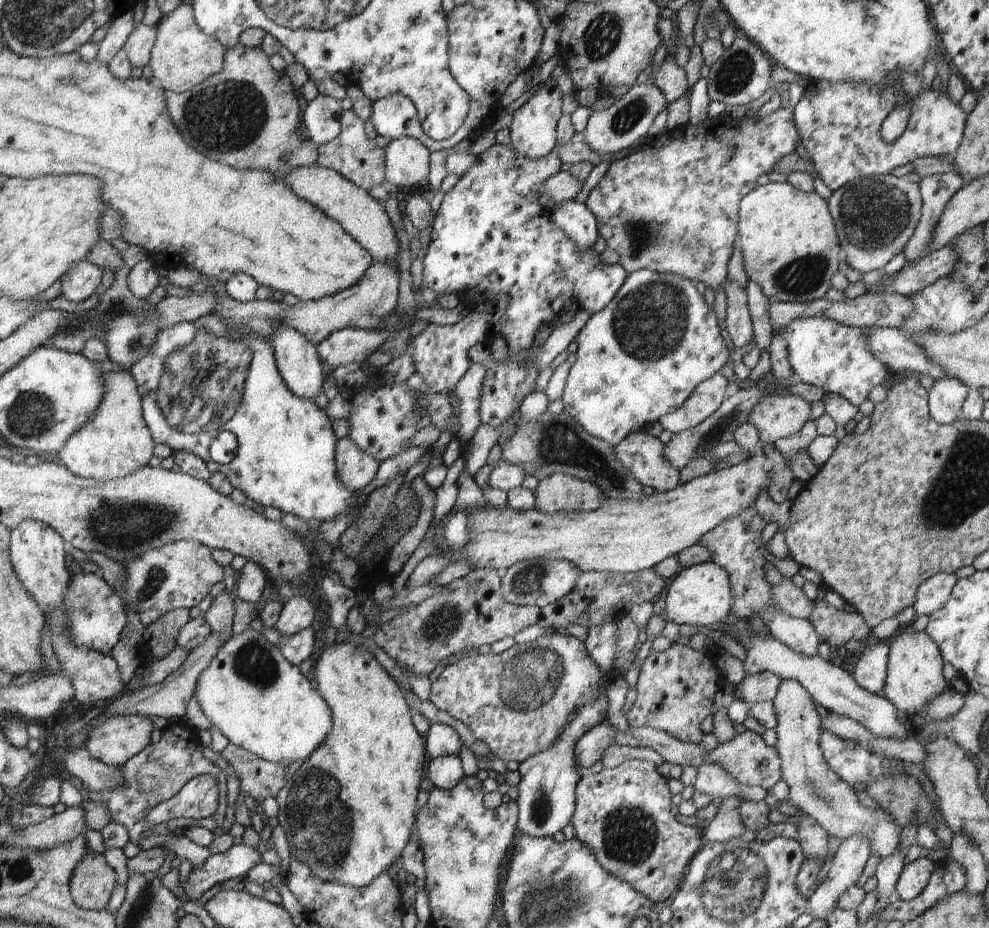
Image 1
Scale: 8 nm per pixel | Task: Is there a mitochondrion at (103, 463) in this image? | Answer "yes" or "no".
no

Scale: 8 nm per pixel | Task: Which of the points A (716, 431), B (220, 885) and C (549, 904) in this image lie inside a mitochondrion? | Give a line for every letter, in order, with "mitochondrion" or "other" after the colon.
A: mitochondrion
B: other
C: mitochondrion

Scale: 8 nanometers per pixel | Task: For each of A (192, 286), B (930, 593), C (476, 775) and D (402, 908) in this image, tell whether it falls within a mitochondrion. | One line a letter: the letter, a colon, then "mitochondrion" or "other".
A: other
B: other
C: other
D: other

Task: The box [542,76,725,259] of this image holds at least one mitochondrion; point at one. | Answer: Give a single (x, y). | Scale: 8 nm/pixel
(625, 120)

